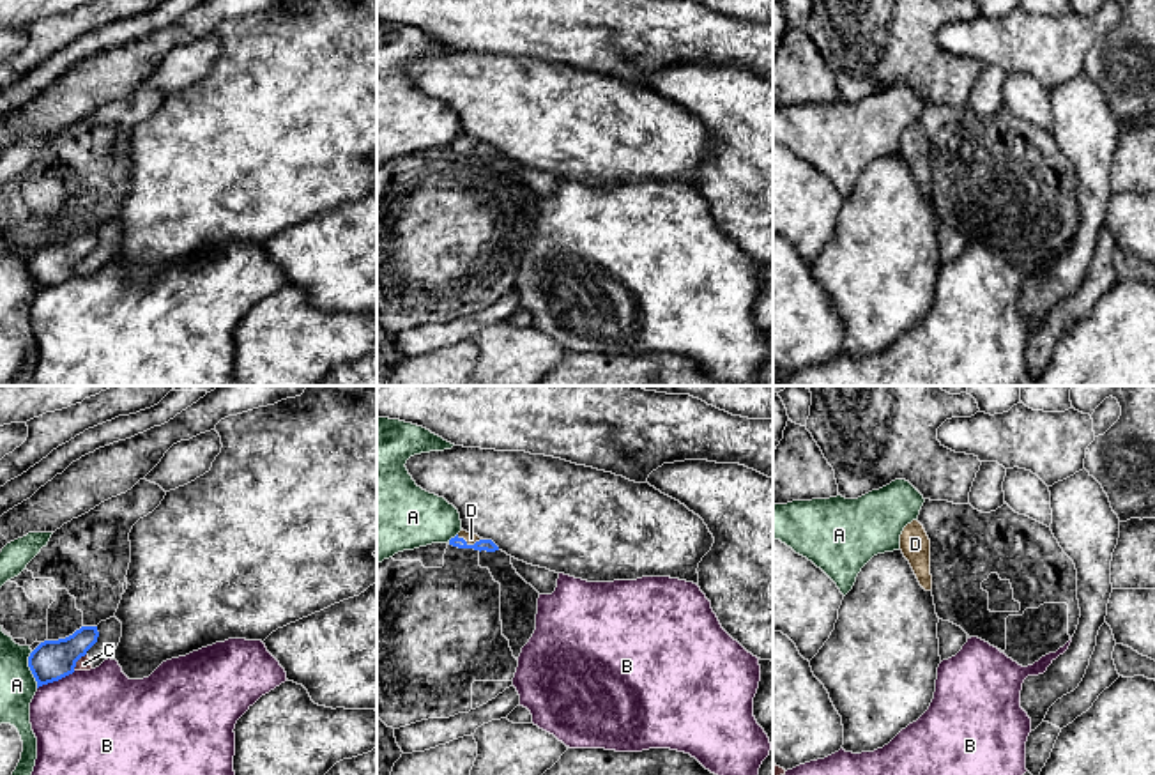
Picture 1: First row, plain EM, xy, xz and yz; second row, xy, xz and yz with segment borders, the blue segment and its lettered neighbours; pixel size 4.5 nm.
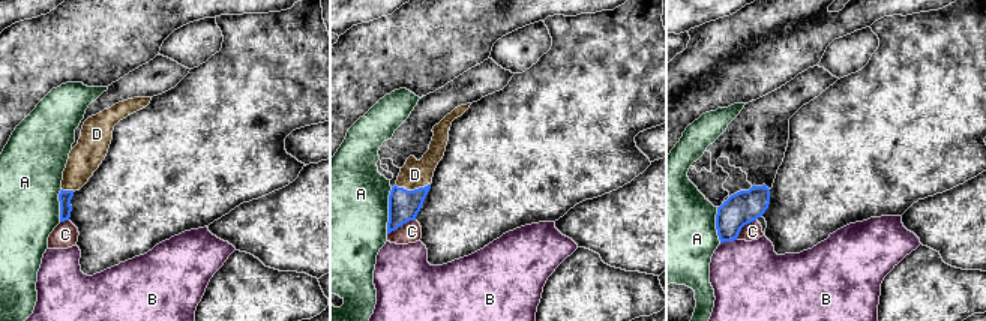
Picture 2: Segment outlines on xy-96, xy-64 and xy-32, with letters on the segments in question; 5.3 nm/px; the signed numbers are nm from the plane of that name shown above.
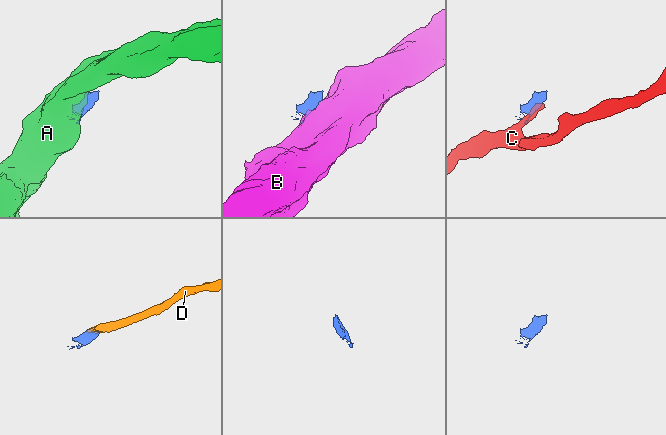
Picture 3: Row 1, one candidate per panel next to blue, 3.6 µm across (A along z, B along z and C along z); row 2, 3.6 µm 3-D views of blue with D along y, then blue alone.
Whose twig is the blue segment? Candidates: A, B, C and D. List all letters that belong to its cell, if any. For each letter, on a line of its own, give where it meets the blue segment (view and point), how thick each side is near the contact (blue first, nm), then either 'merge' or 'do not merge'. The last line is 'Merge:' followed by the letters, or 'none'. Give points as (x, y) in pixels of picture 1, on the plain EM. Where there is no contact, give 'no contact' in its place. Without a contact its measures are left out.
A: xy (30, 273) | 190/160 nm | do not merge
B: xy (55, 283) | 190/480 nm | do not merge
C: xy (76, 264) | 190/60 nm | do not merge
D: xz (469, 149) | 60/50 nm | merge
Merge: D

